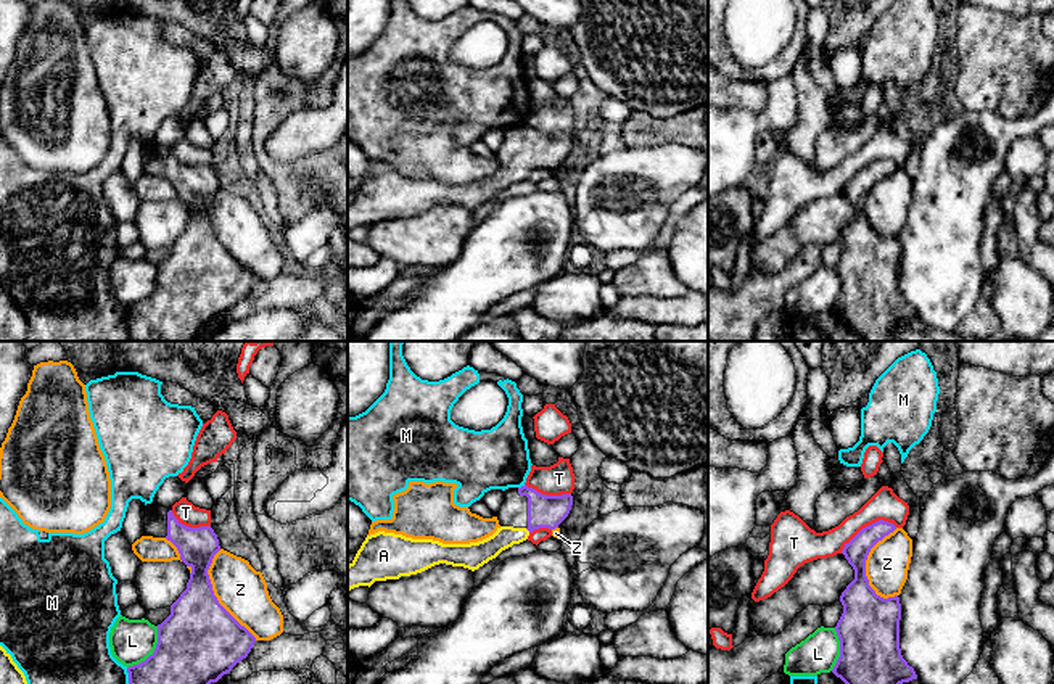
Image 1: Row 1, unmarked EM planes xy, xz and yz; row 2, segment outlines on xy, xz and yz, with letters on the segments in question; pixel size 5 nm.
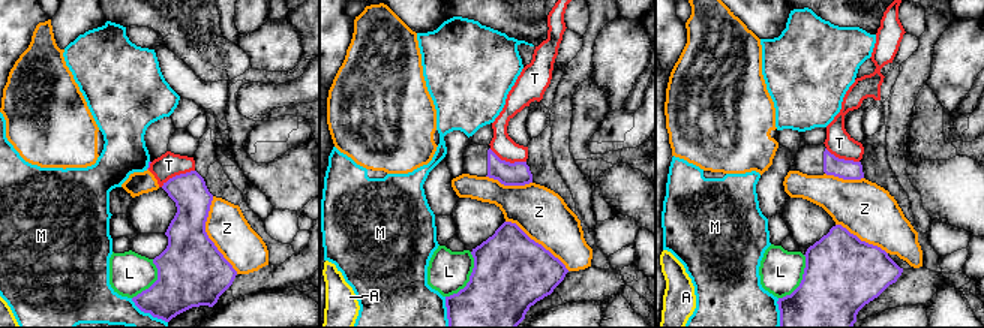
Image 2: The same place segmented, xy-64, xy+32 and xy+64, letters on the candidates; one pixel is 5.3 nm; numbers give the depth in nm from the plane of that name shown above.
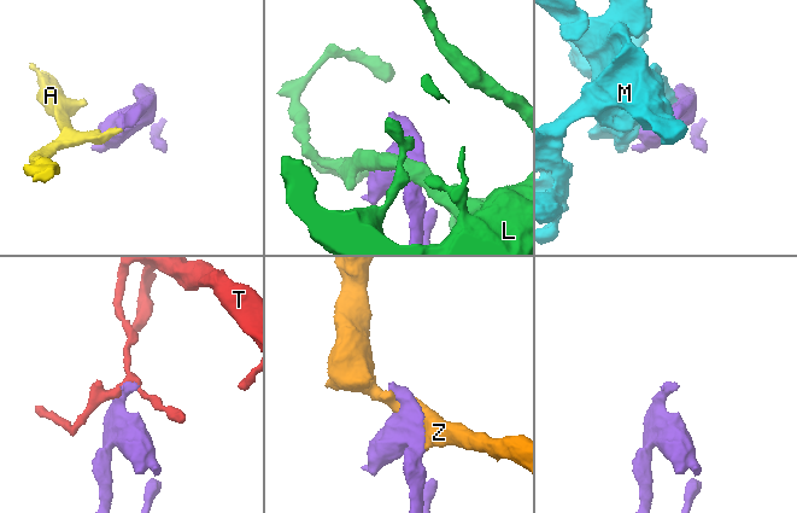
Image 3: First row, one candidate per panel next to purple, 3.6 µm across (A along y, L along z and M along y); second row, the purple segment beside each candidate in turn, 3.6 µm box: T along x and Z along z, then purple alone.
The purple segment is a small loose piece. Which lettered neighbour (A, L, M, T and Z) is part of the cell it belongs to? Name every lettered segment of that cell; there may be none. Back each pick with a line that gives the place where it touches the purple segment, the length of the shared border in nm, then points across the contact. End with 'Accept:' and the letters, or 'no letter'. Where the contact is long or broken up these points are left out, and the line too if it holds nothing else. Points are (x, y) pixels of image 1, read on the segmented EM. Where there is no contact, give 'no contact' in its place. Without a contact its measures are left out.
A: contact xz (528, 530); length 40 nm; way xz (544, 510), (528, 530), (509, 535), (483, 551)
Accept: A

